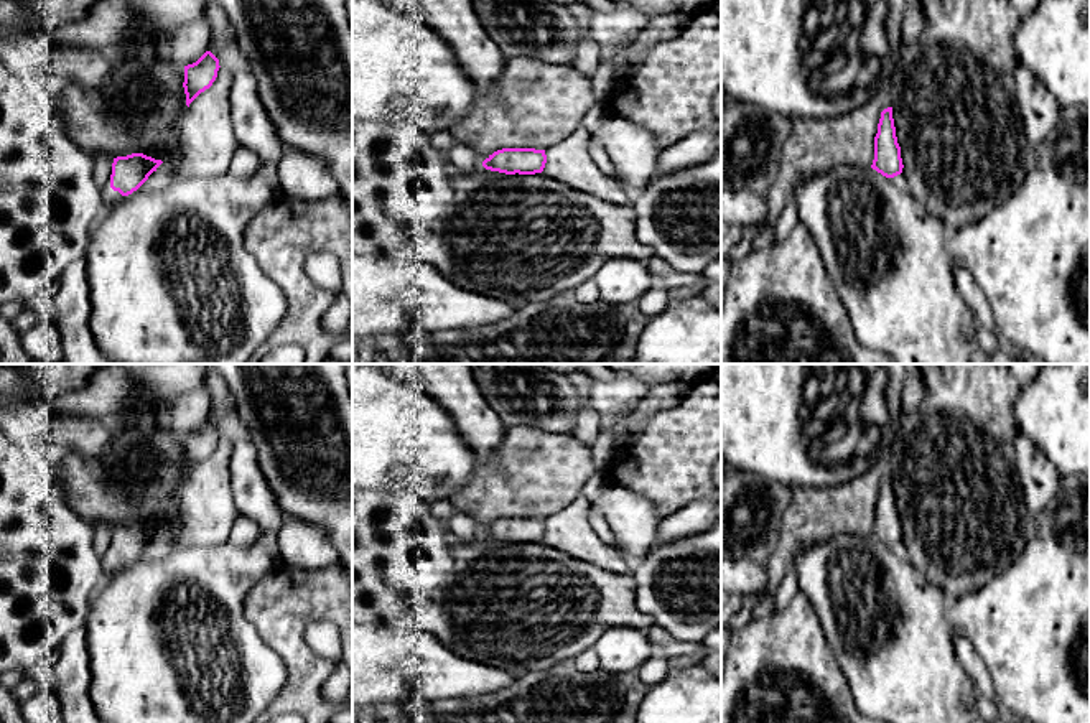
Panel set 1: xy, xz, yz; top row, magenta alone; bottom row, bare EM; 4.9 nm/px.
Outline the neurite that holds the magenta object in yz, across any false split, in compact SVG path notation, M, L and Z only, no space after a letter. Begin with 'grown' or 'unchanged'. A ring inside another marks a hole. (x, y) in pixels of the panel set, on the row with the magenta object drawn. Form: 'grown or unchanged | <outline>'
grown | M887 107L881 112L878 133L874 137L874 160L866 173L873 183L878 183L878 178L884 176L896 189L911 193L902 168L904 165L896 137L892 107Z

